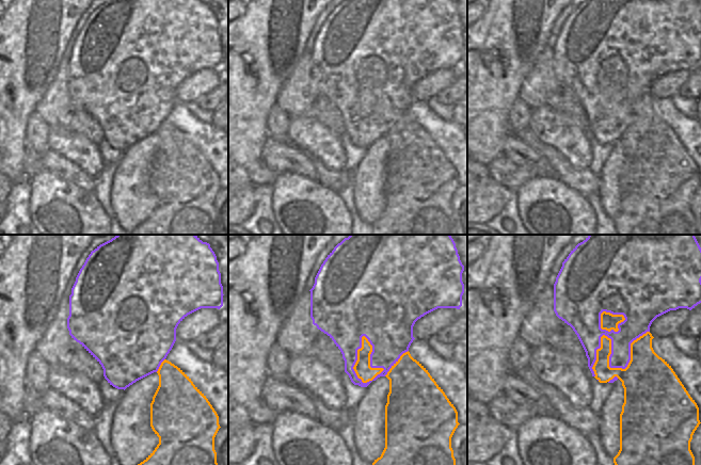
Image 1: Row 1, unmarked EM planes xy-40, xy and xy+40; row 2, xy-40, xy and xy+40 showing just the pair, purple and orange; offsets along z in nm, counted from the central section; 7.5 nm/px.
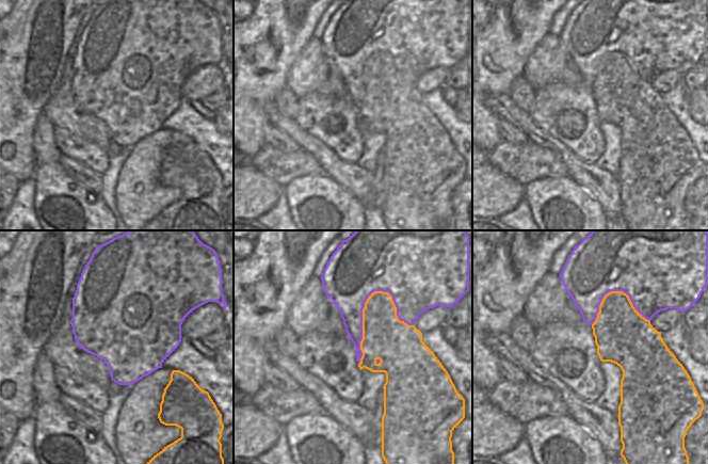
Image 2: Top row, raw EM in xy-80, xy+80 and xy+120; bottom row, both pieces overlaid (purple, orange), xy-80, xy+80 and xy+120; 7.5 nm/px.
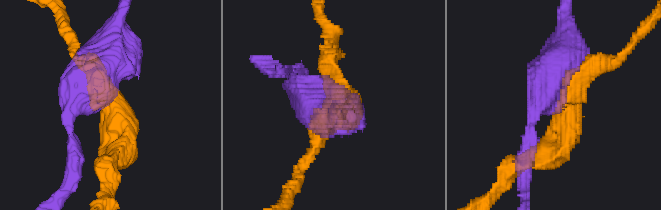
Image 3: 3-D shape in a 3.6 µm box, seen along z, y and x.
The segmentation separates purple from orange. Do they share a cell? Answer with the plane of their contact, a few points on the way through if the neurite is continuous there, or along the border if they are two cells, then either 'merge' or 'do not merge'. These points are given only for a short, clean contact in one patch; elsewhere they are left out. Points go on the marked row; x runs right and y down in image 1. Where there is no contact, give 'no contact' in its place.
meets purple in xy+40; do not merge

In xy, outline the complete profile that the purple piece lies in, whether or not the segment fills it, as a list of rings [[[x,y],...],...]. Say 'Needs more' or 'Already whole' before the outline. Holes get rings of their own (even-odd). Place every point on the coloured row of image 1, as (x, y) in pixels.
Already whole. [[[350,235],[338,243],[321,264],[310,291],[310,318],[318,330],[326,334],[340,350],[345,372],[354,385],[367,387],[372,381],[385,376],[400,356],[409,351],[413,340],[413,326],[425,315],[437,308],[462,306],[464,266],[450,235]],[[365,336],[372,346],[370,367],[383,368],[372,381],[363,383],[353,367],[357,350]]]

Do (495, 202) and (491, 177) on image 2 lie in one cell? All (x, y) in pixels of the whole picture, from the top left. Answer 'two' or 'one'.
one

